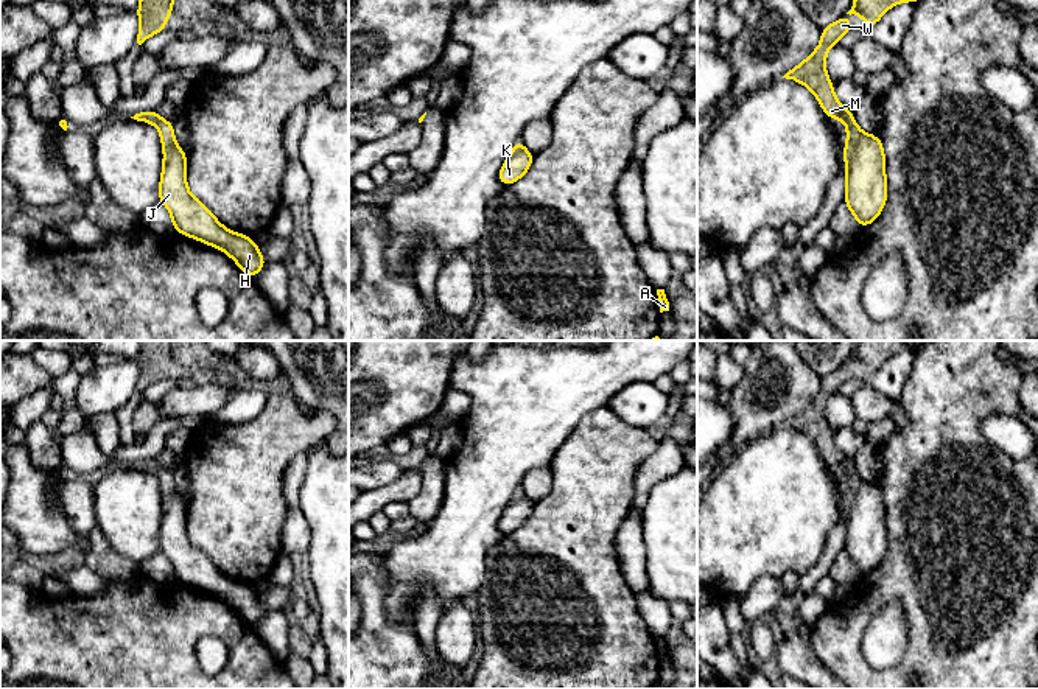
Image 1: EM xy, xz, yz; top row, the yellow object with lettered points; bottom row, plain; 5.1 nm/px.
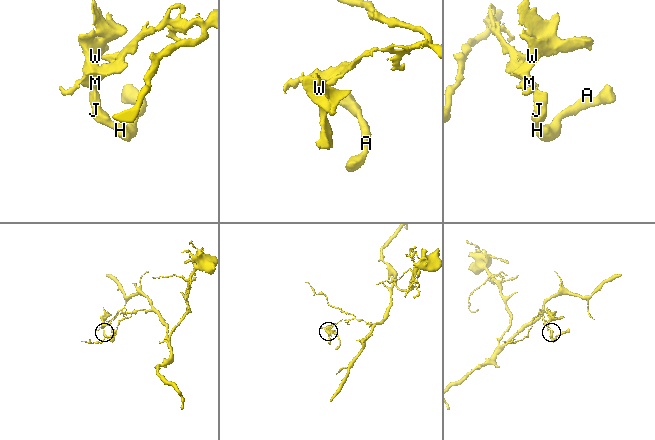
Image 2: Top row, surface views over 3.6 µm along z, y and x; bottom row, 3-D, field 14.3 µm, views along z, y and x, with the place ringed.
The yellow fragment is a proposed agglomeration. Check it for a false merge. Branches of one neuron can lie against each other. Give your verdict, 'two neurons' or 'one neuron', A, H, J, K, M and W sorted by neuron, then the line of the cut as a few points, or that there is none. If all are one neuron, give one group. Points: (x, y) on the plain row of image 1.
one neuron; A H J K M W; no cut

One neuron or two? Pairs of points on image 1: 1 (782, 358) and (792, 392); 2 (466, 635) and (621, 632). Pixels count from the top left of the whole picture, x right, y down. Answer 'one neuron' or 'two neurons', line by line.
1: one neuron
2: two neurons

